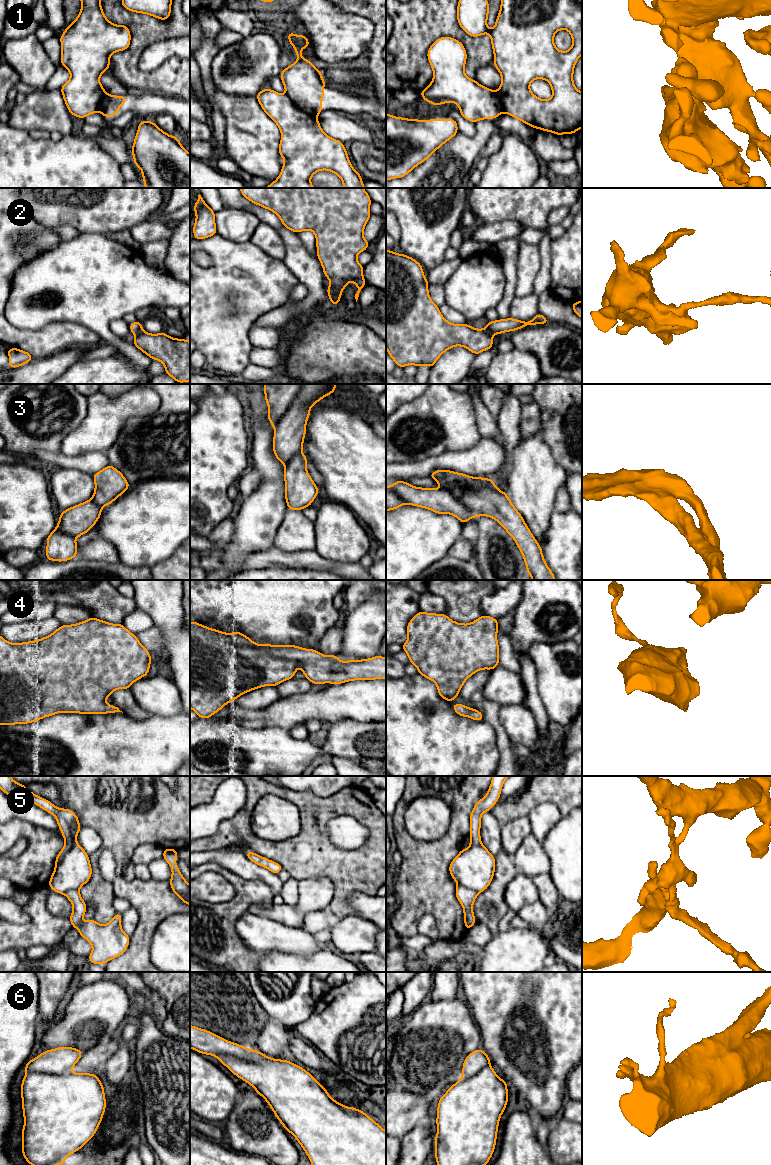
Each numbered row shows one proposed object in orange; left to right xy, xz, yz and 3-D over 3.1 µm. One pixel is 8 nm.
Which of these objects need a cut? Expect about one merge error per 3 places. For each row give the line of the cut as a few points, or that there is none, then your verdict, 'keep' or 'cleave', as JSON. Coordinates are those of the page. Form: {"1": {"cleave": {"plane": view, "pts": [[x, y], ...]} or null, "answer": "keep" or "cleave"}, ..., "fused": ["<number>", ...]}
{"1": {"cleave": null, "answer": "keep"}, "2": {"cleave": {"plane": "xz", "pts": [[329, 286], [340, 295]]}, "answer": "cleave"}, "3": {"cleave": null, "answer": "keep"}, "4": {"cleave": null, "answer": "keep"}, "5": {"cleave": null, "answer": "keep"}, "6": {"cleave": {"plane": "xz", "pts": [[255, 1056], [252, 1059], [238, 1059], [231, 1056], [217, 1057]]}, "answer": "cleave"}, "fused": ["2", "6"]}

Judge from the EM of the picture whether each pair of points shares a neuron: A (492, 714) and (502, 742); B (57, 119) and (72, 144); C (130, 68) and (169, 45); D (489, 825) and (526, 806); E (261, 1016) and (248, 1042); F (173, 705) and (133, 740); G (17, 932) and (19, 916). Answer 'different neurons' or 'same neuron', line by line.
A: same neuron
B: different neurons
C: different neurons
D: different neurons
E: same neuron
F: different neurons
G: different neurons

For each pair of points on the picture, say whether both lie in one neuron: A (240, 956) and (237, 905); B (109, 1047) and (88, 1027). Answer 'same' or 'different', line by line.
A: same
B: different

